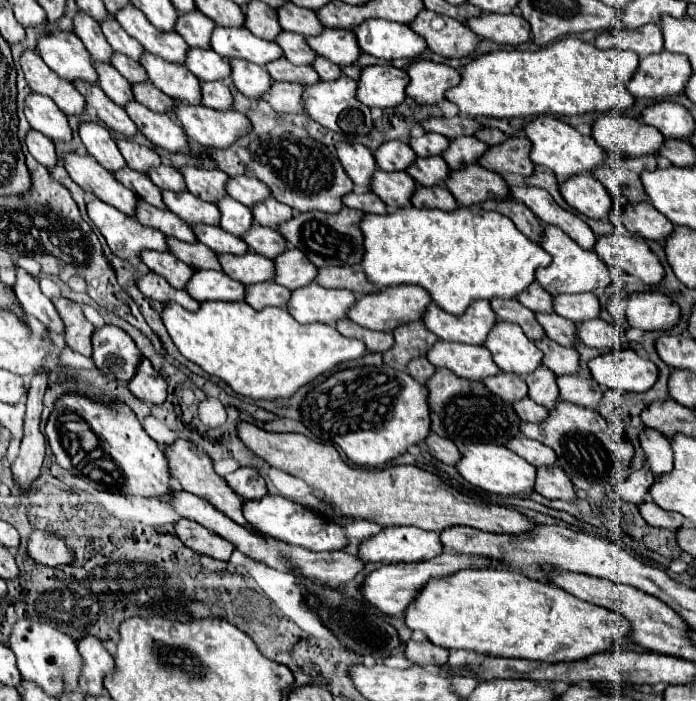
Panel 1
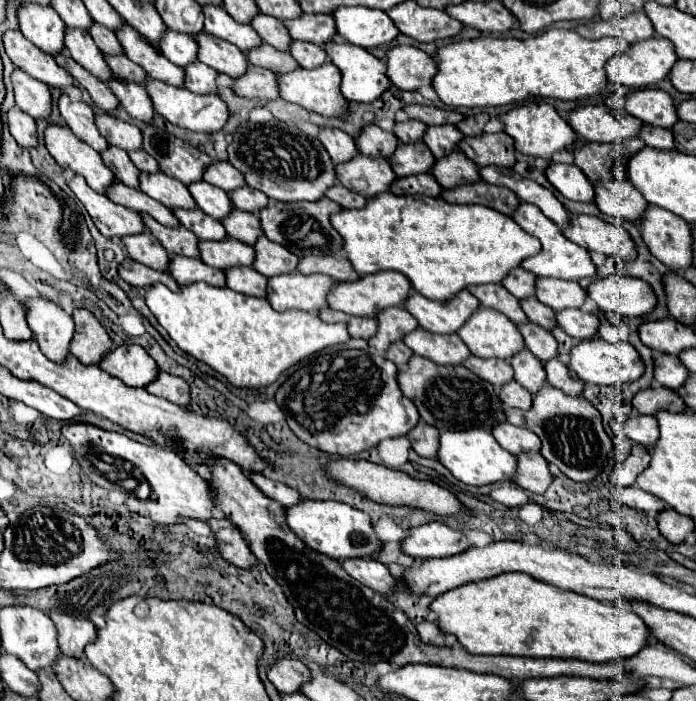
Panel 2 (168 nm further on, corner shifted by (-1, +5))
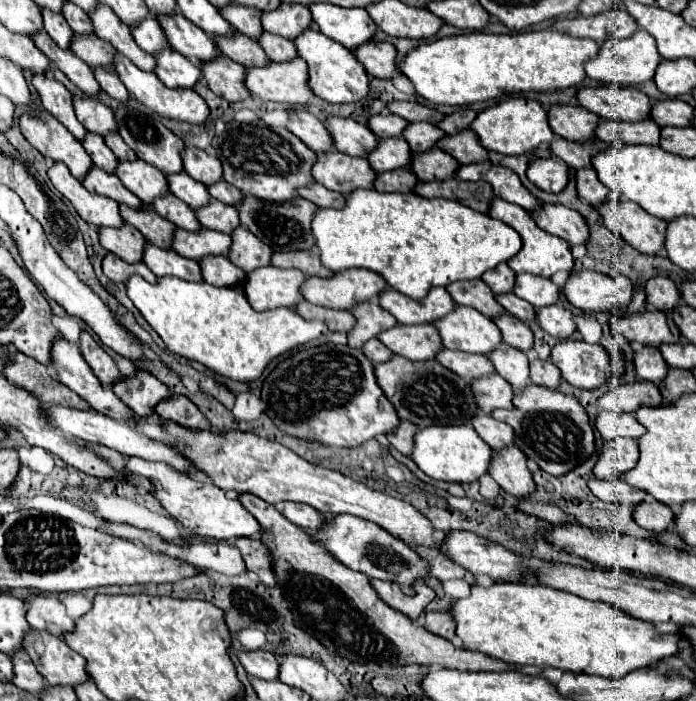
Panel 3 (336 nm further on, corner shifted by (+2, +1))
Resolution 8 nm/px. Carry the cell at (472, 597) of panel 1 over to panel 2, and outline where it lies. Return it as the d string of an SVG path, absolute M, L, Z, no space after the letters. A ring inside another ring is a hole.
M525 573L499 575L479 583L465 583L445 595L439 595L431 603L431 611L437 615L439 627L445 633L457 635L457 641L469 651L479 655L521 655L521 657L559 657L581 659L589 663L621 661L637 655L647 647L649 629L643 619L625 605L603 603L573 591L565 591Z

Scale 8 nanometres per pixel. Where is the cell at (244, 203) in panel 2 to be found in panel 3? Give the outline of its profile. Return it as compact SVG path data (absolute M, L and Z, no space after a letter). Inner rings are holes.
M224 181L208 187L208 191L210 191L210 195L212 195L214 199L218 199L218 201L222 201L222 203L226 203L226 205L236 205L236 203L240 203L240 199L244 199L244 195L242 195L236 187L230 187L230 185L224 183Z

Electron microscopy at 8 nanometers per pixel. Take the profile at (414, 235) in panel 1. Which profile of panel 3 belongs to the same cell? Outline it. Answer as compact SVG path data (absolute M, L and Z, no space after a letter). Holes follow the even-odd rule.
M356 189L346 197L342 209L318 209L312 219L312 231L324 267L334 273L354 267L376 271L392 289L412 299L422 299L430 289L448 287L454 281L480 279L486 271L502 261L510 261L510 257L518 255L522 249L522 239L514 229L510 229L510 225L466 205L446 199L426 199L414 193L378 193L376 189Z

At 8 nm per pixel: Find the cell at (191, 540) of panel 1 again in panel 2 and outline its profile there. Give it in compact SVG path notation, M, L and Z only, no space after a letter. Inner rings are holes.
M211 519L207 521L219 541L219 553L223 555L223 559L227 559L229 563L233 563L235 567L241 569L251 569L251 567L259 567L255 555L249 549L249 543L243 539L239 527L227 519Z

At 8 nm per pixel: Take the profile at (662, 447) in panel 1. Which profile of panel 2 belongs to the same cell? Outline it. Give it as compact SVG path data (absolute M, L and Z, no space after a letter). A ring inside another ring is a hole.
M635 415L635 417L627 417L625 421L613 419L611 429L615 431L615 435L621 433L631 441L637 441L649 449L657 441L657 433L659 433L655 417L649 417L649 415Z

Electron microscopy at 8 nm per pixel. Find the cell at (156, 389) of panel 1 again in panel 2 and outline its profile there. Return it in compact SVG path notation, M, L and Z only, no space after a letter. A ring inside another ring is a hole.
M163 371L159 373L157 383L149 385L147 391L157 397L163 397L175 405L181 405L181 407L189 407L189 403L191 403L187 381L181 377L173 377L169 373L163 373Z

